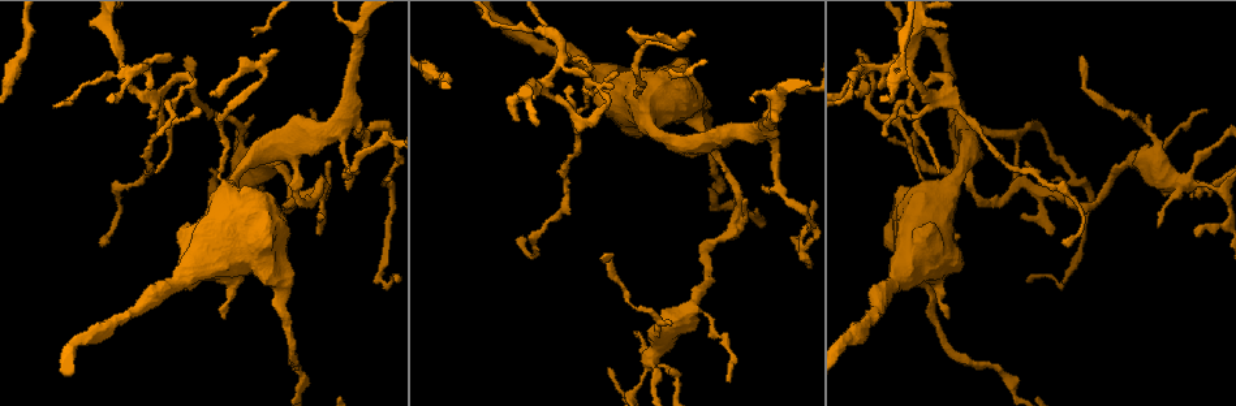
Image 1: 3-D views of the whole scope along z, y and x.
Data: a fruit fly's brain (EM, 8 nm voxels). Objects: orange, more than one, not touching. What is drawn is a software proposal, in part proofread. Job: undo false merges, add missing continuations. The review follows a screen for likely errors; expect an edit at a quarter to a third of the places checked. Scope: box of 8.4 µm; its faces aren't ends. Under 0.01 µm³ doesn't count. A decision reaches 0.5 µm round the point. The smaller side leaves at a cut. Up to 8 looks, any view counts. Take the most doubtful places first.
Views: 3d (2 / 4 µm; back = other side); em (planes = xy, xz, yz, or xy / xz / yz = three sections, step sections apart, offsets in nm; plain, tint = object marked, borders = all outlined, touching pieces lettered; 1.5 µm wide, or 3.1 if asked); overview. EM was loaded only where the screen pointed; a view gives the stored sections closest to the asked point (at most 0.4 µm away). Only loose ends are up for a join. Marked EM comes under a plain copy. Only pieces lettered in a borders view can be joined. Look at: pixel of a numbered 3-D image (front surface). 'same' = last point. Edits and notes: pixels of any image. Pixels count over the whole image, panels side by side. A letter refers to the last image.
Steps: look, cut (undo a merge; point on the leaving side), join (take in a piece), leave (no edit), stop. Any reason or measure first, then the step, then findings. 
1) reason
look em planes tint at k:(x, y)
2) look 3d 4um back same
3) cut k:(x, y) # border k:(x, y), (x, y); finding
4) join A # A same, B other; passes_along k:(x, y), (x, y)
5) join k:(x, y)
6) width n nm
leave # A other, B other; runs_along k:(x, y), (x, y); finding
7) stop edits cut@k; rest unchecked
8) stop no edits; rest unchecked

three-way junction
look em yz step 4 tint at 1:(327, 192)

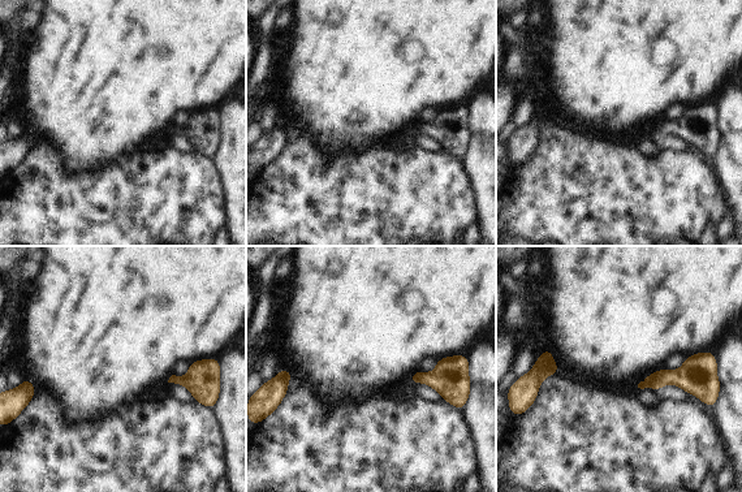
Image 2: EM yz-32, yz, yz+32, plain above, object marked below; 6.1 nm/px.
look em planes borders same

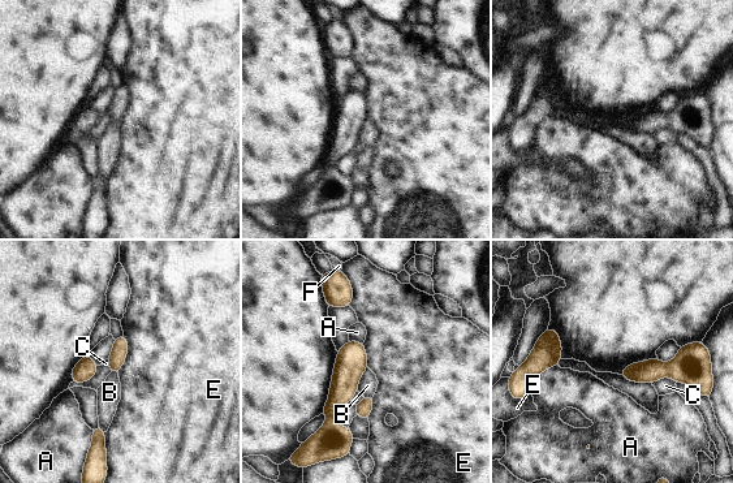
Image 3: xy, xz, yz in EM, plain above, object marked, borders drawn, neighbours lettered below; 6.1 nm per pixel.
leave # A other, B other, C other, E other, F other; runs_along 3:(353, 344), (331, 408), (346, 440); continuous, no second cell

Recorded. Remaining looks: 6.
tapers out
look 3d 2um at 1:(729, 380)

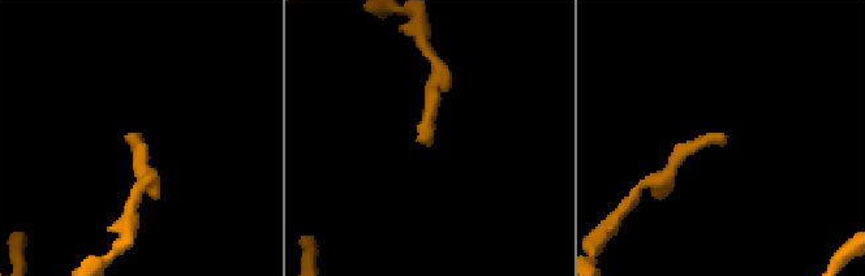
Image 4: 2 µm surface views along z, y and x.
now the EM
look em planes tint at 4:(724, 136)

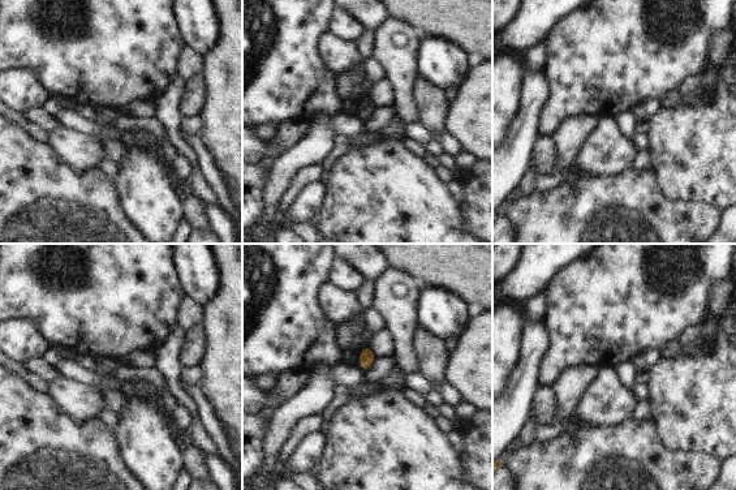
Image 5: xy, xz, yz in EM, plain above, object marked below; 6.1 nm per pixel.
look em planes borders same

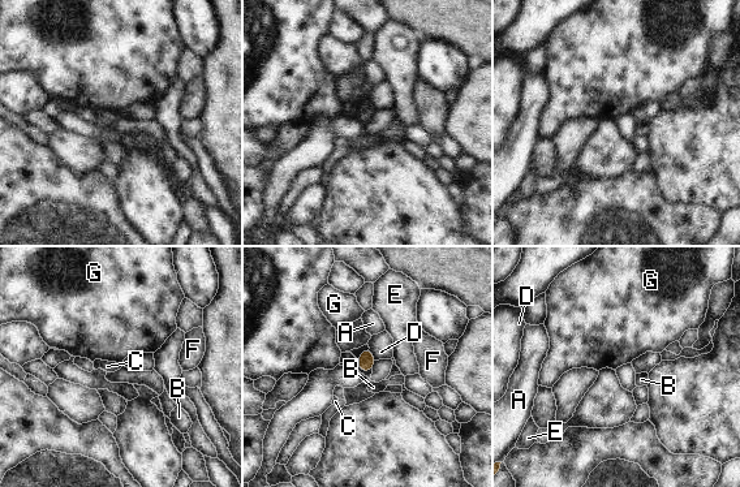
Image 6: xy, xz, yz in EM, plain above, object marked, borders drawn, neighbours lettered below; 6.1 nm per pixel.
width 100 nm
leave # A other, B other, C other, D other, E other, F other, G other; border 6:(369, 348), (358, 358), (364, 373); none of them fits

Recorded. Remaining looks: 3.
sudden change in width
look em xy step 4 tint at 1:(696, 299)

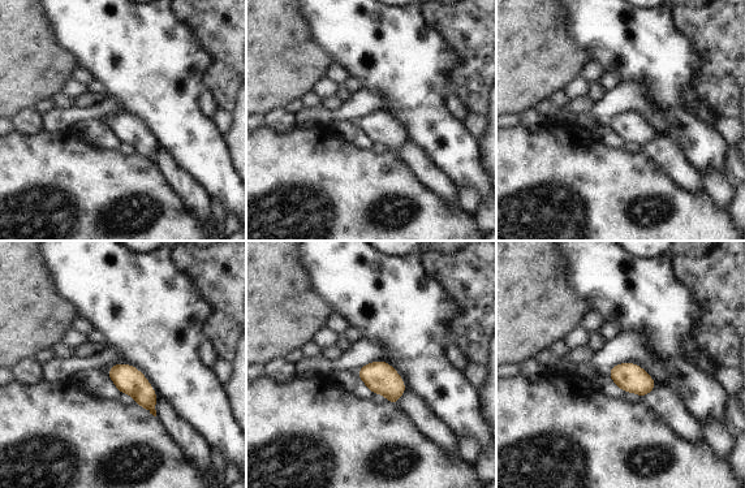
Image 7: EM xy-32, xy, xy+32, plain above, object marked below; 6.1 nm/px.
cut it another way
look em planes tint same

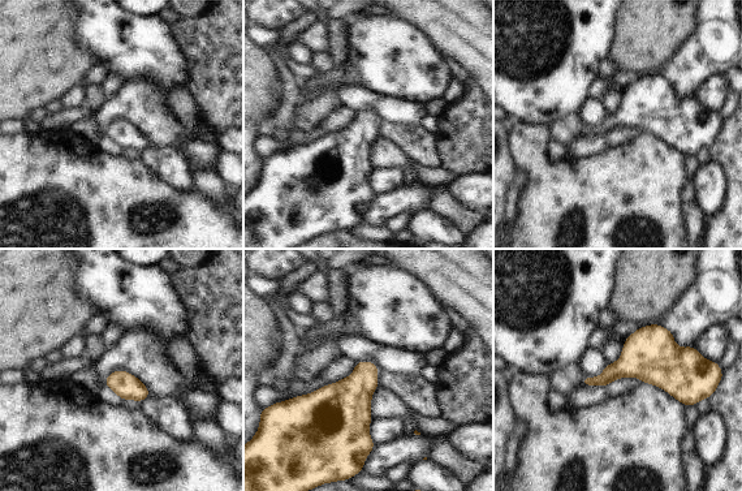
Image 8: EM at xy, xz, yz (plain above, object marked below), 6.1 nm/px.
what lies round it
look em planes borders same

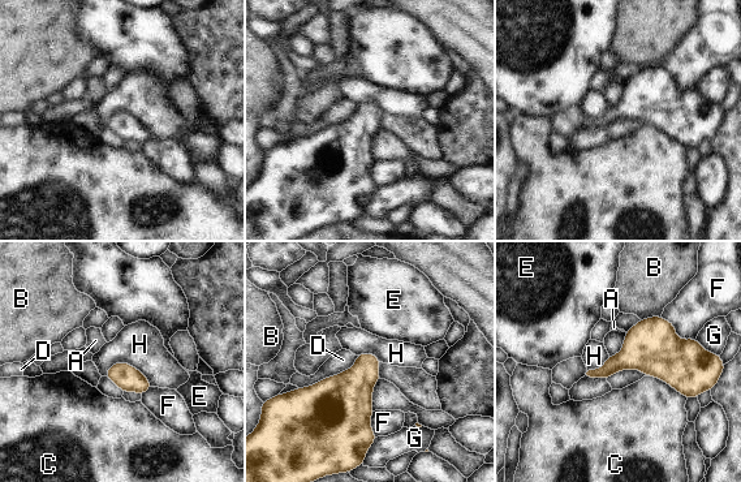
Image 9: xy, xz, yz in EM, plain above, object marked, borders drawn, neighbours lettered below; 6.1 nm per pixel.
width 160 nm
leave # A other, B other, C other, D other, E other, F other, G other, H other; border 9:(357, 356), (350, 368), (298, 388); continuous, no second cell

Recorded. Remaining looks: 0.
stop no edits; rest unchecked

